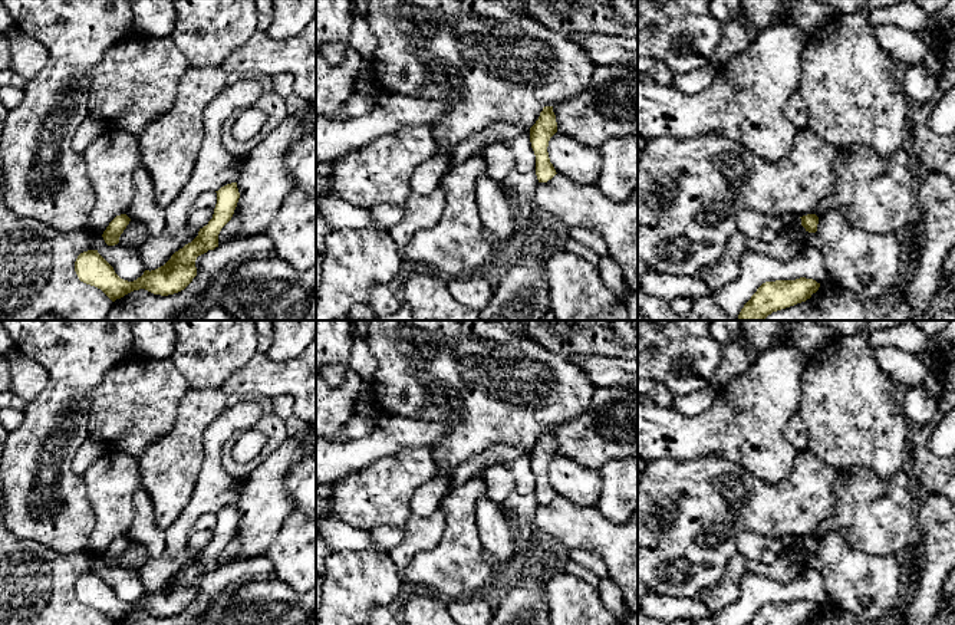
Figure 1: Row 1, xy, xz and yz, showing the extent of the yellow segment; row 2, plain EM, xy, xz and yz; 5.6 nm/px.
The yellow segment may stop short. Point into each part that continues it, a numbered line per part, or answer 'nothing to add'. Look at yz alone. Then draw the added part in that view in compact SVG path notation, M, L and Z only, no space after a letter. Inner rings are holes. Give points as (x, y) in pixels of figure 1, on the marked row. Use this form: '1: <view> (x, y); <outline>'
nothing to add

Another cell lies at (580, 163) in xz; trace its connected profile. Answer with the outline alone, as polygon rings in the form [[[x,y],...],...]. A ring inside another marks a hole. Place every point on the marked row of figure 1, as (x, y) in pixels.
[[[557,131],[549,141],[547,152],[557,174],[580,184],[596,184],[602,170],[599,147],[582,144]]]

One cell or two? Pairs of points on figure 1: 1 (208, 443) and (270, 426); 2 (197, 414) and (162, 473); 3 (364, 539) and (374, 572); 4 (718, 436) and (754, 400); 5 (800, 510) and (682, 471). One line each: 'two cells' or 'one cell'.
1: two cells
2: one cell
3: two cells
4: one cell
5: one cell

